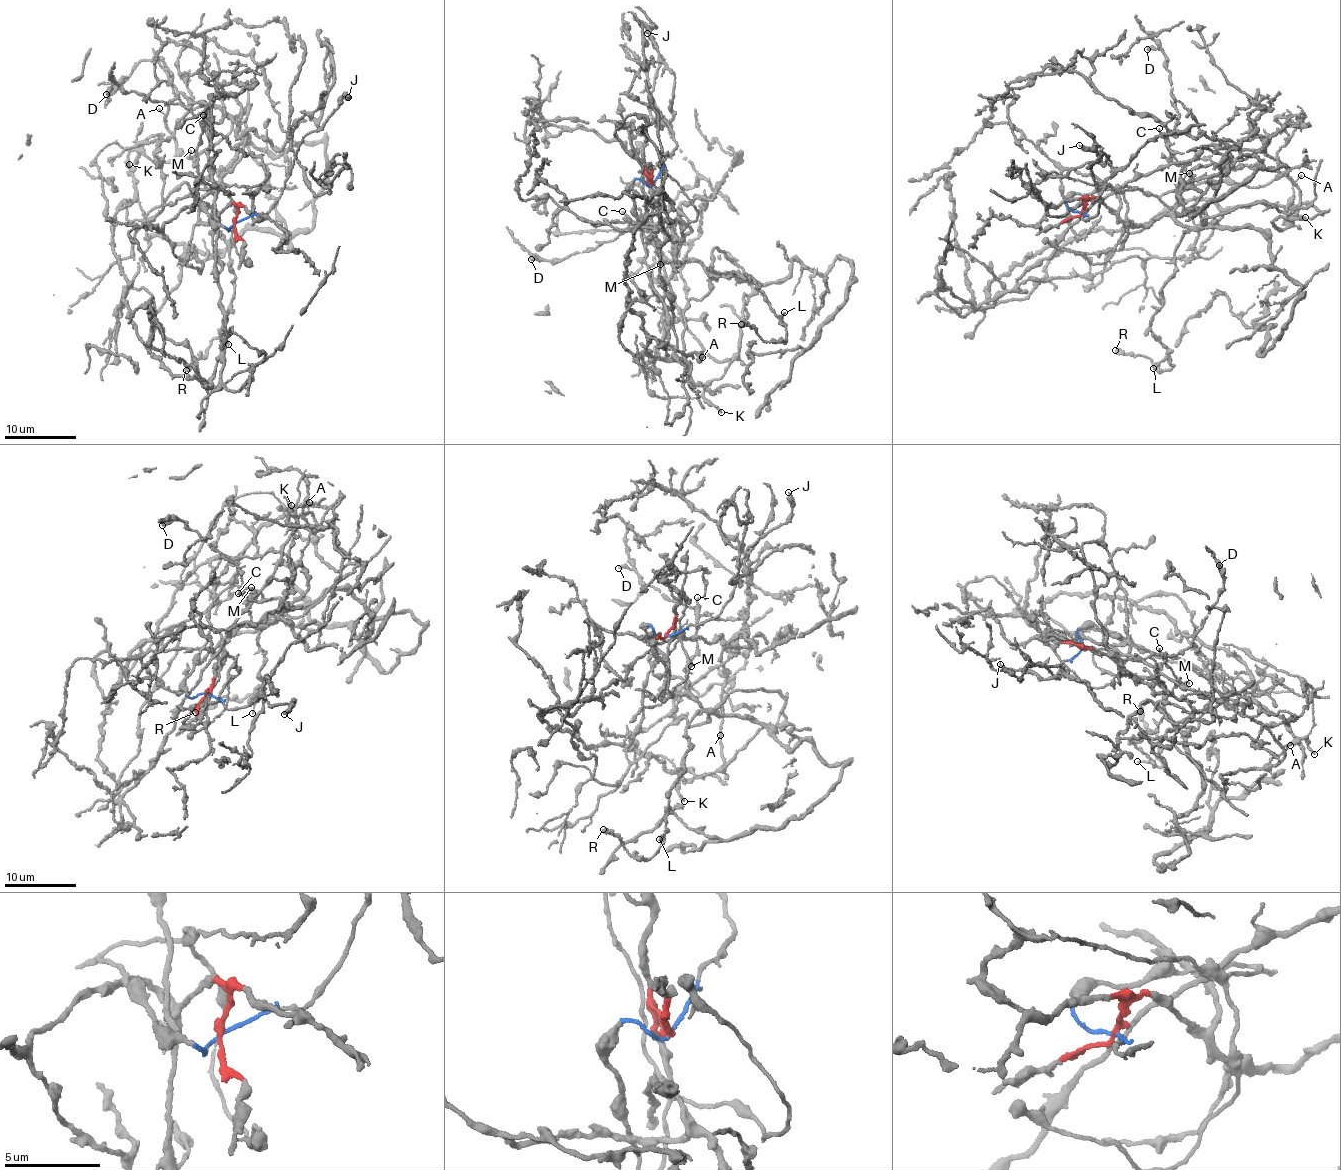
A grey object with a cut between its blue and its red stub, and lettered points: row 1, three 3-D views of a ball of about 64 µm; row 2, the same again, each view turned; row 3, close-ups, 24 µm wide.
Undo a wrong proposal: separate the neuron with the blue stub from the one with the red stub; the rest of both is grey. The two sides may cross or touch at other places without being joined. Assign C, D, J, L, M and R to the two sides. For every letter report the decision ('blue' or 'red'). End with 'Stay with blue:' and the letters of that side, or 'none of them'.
C: red
D: red
J: blue
L: red
M: red
R: red
Stay with blue: J

